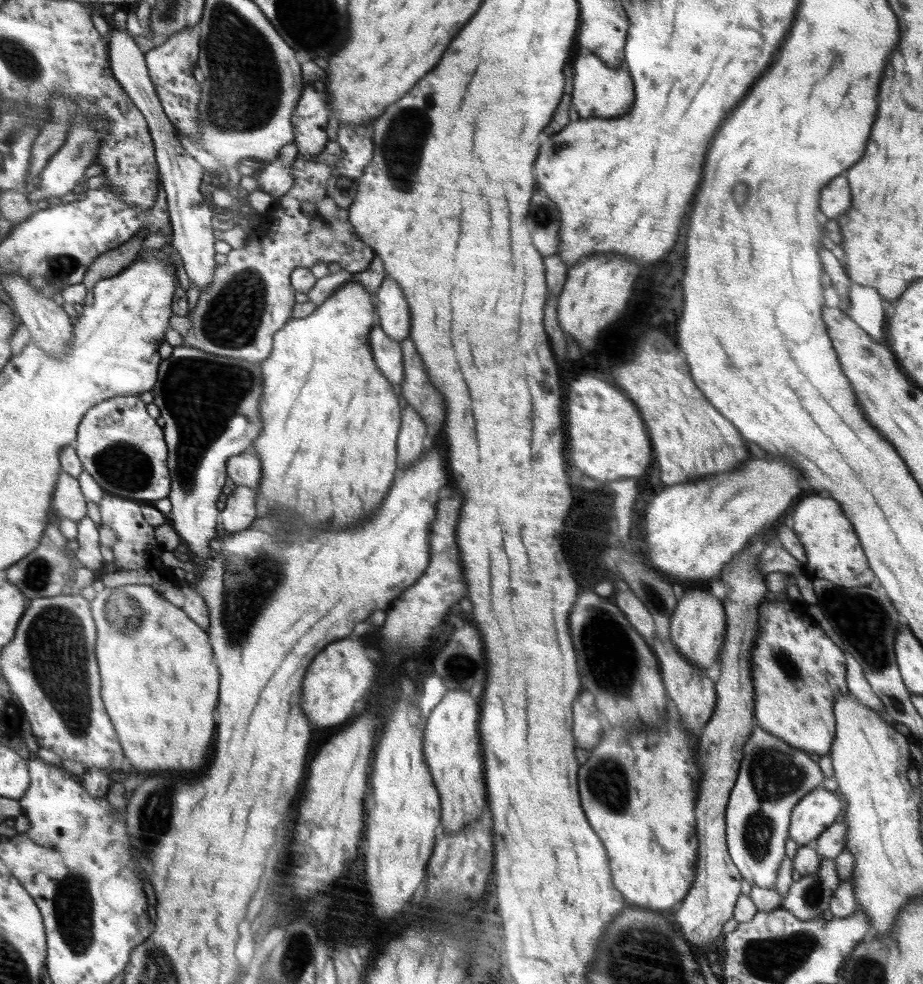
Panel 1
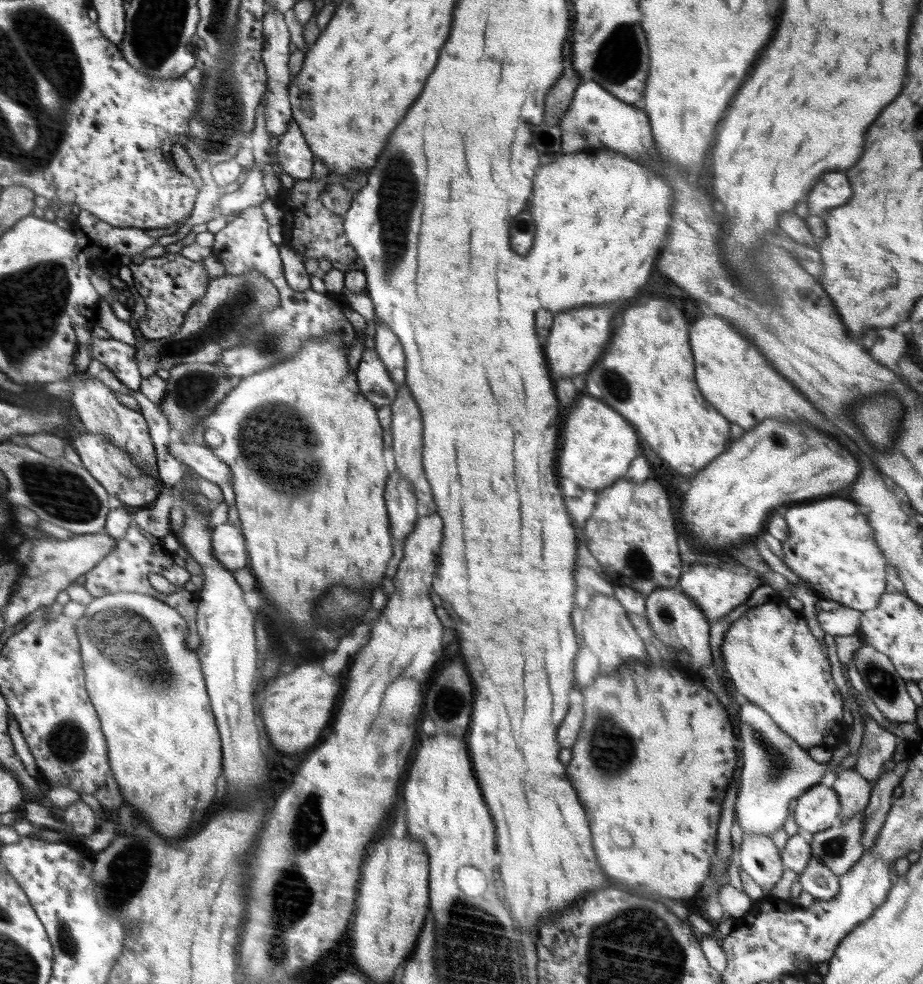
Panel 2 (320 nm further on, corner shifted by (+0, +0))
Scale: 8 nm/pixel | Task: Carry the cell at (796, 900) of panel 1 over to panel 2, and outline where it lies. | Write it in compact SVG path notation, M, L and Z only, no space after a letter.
M858 812L849 820L836 822L830 825L830 828L809 836L811 854L838 876L846 874L854 864L861 860L861 856L865 853L865 848L861 843L862 834L865 831L863 822L865 822L864 813Z

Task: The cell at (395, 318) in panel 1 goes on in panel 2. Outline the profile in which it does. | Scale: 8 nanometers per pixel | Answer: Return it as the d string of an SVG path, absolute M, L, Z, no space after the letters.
M376 322L376 324L375 349L398 388L405 383L404 351L398 342L398 337L390 331L389 326L381 322Z

